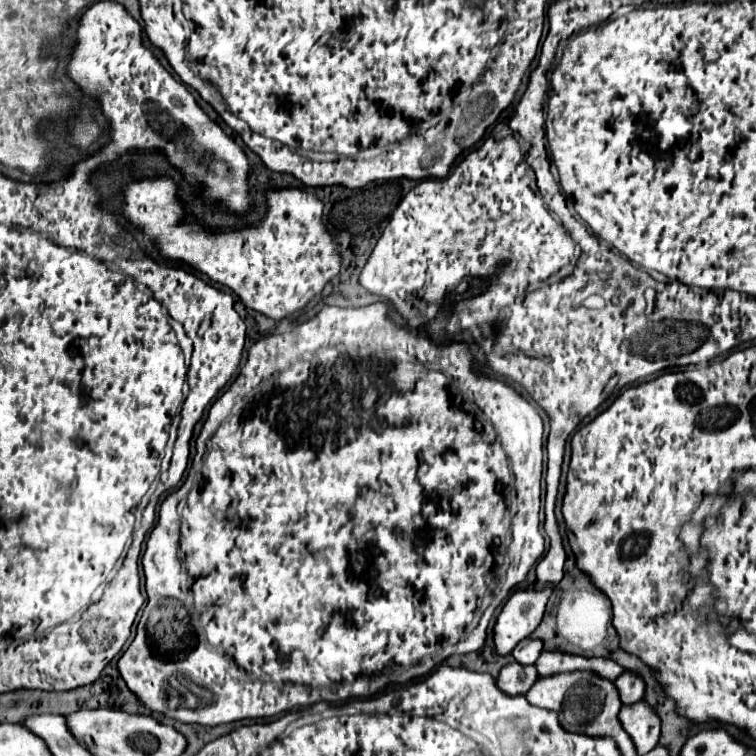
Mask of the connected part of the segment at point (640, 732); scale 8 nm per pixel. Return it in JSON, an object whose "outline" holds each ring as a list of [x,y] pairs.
{"outline":[[[645,699],[625,705],[619,713],[619,721],[623,727],[627,727],[627,733],[631,739],[635,739],[635,747],[639,747],[639,755],[645,755],[659,743],[661,735],[661,721],[653,705],[649,705]]]}

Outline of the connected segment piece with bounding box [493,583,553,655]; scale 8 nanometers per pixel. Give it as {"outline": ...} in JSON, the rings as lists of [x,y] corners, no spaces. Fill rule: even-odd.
{"outline":[[[531,583],[523,589],[517,589],[509,597],[493,629],[495,647],[499,655],[511,653],[521,639],[529,637],[535,631],[535,627],[541,623],[551,593],[553,593],[551,585],[537,589],[537,583]]]}

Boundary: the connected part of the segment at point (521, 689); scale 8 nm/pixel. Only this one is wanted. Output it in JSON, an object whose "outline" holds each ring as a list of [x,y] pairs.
{"outline":[[[513,661],[501,669],[497,683],[501,691],[507,691],[509,695],[517,695],[517,693],[527,693],[531,685],[537,681],[537,677],[539,675],[535,665],[521,665]]]}

